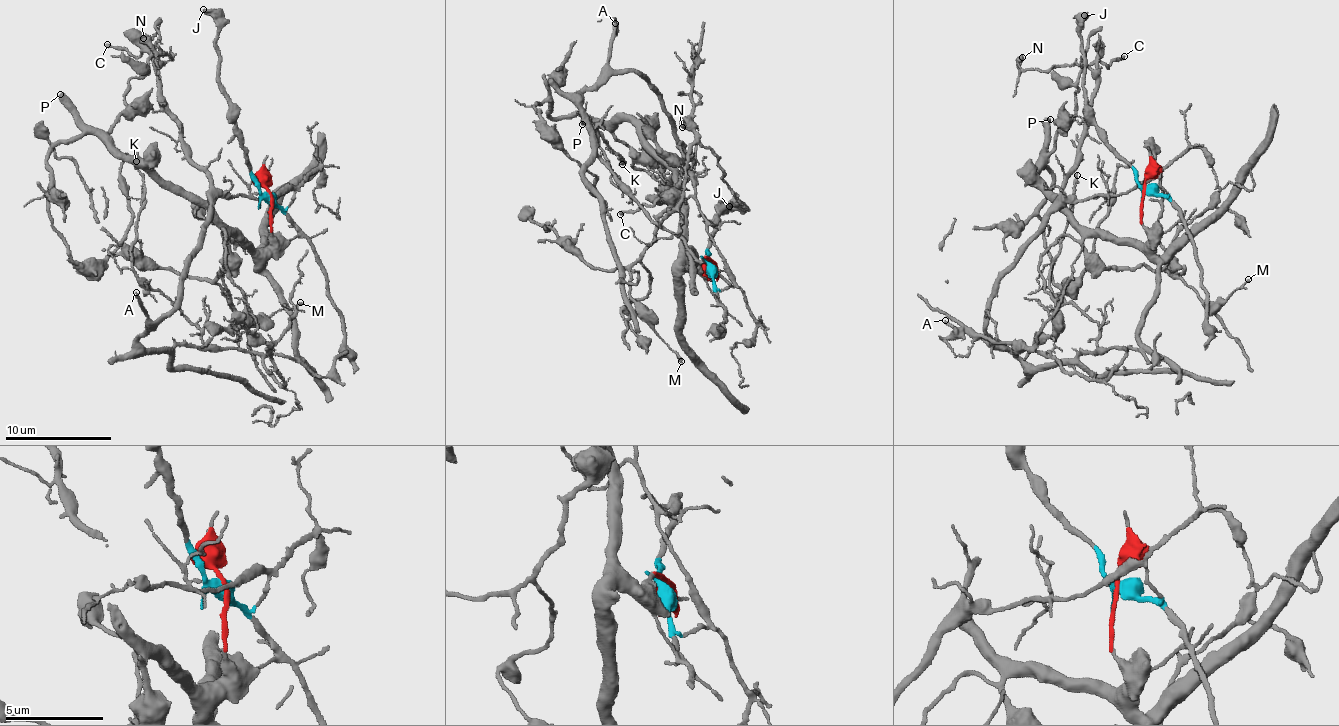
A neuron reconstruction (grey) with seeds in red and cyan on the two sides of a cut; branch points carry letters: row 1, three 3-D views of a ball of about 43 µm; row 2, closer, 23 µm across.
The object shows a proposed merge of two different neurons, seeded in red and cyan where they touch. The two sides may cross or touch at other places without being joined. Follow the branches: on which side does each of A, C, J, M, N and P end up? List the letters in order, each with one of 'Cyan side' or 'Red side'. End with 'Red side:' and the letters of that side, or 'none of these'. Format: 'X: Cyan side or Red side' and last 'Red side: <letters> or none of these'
A: Cyan side
C: Red side
J: Cyan side
M: Red side
N: Cyan side
P: Red side
Red side: C, M, P

